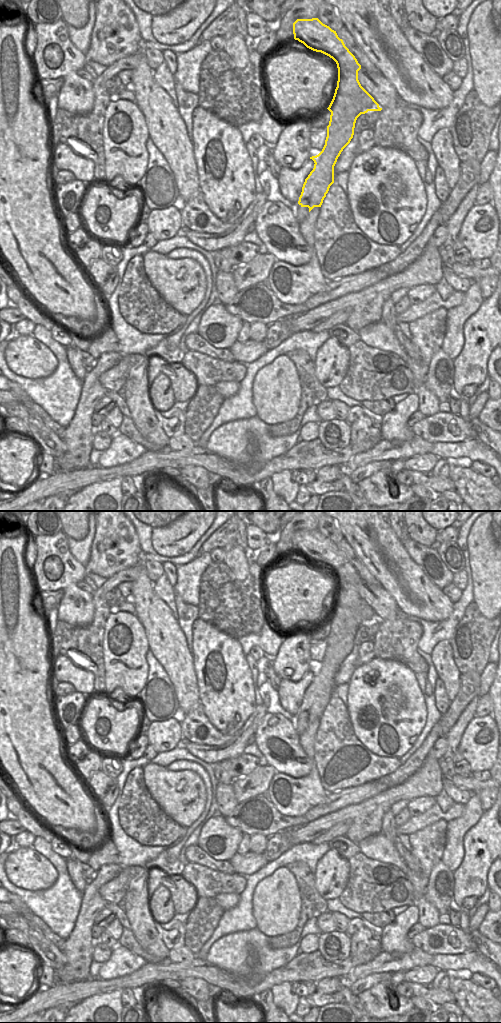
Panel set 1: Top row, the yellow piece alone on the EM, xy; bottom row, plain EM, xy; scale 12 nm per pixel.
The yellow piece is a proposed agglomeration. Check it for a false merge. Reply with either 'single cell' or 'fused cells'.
fused cells

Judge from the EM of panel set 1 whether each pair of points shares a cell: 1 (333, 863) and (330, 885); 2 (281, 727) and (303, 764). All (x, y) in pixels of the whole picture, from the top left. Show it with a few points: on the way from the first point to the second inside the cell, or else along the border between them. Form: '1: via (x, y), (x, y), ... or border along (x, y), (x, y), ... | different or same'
1: via (332, 868), (330, 880) | same
2: via (283, 737), (302, 756), (305, 756) | same

